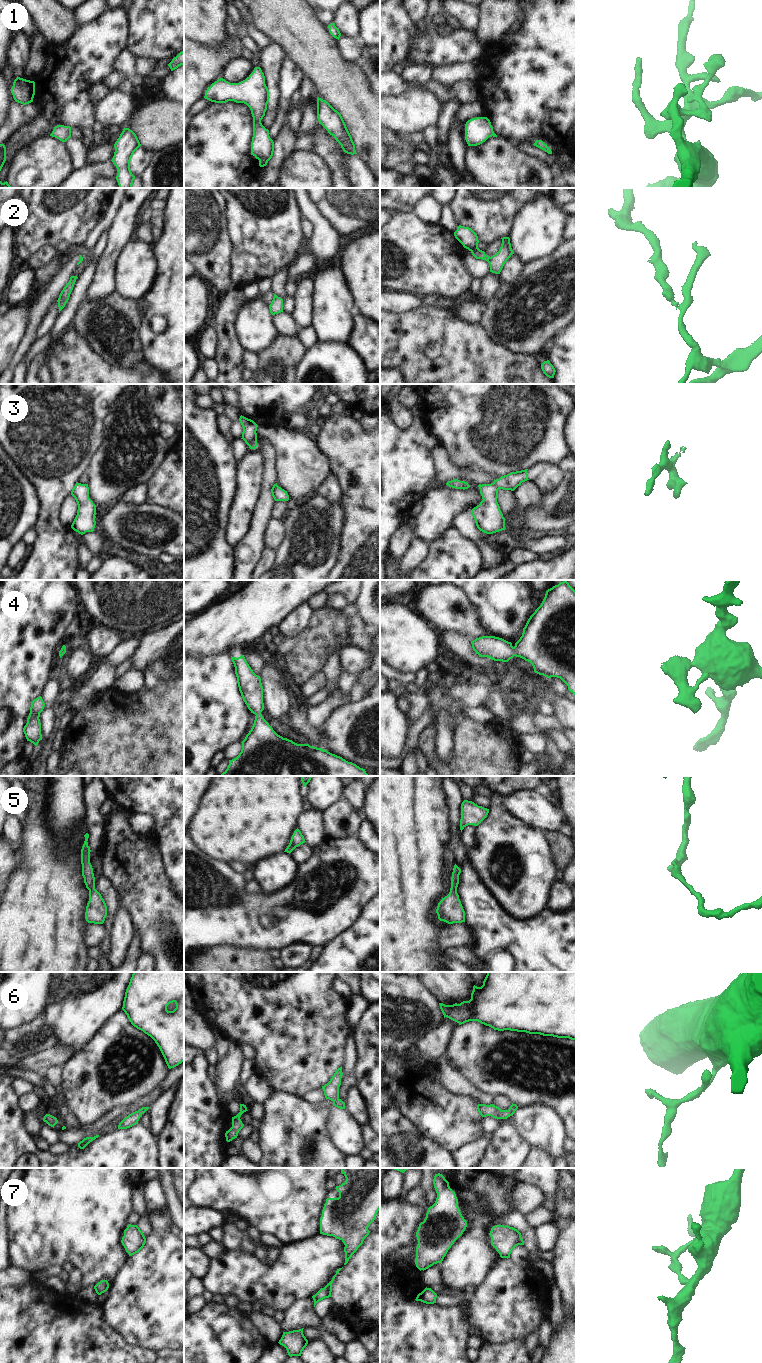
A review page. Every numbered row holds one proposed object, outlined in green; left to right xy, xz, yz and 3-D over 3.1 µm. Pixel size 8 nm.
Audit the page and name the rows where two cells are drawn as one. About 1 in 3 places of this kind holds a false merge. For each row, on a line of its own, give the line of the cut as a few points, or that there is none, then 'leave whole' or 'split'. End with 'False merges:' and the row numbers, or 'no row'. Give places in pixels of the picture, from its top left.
1: no cut; leave whole
2: cut in yz along (490, 257), (487, 261); split
3: no cut; leave whole
4: no cut; leave whole
5: no cut; leave whole
6: no cut; leave whole
7: no cut; leave whole
False merges: 2

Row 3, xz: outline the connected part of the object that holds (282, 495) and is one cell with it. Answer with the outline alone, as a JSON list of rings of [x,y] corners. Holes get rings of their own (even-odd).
[[[277,483],[273,485],[271,489],[271,493],[275,501],[288,501],[289,500],[289,495],[287,491],[279,487]]]

